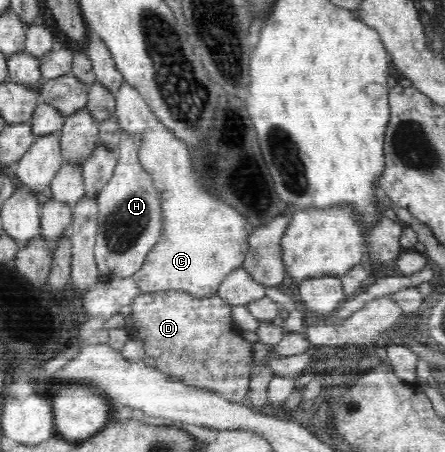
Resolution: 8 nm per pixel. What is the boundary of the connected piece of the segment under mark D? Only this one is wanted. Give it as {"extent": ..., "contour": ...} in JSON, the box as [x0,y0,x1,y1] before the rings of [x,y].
{"extent":[126,291,252,403],"contour":[[[162,291],[142,293],[132,300],[134,328],[126,328],[128,336],[144,343],[146,356],[142,362],[146,366],[156,366],[156,371],[168,374],[172,381],[184,380],[183,386],[202,387],[210,394],[218,394],[226,402],[239,403],[250,390],[250,366],[252,360],[252,342],[240,338],[242,329],[234,326],[230,318],[230,303],[218,294],[199,299],[186,291]]]}

